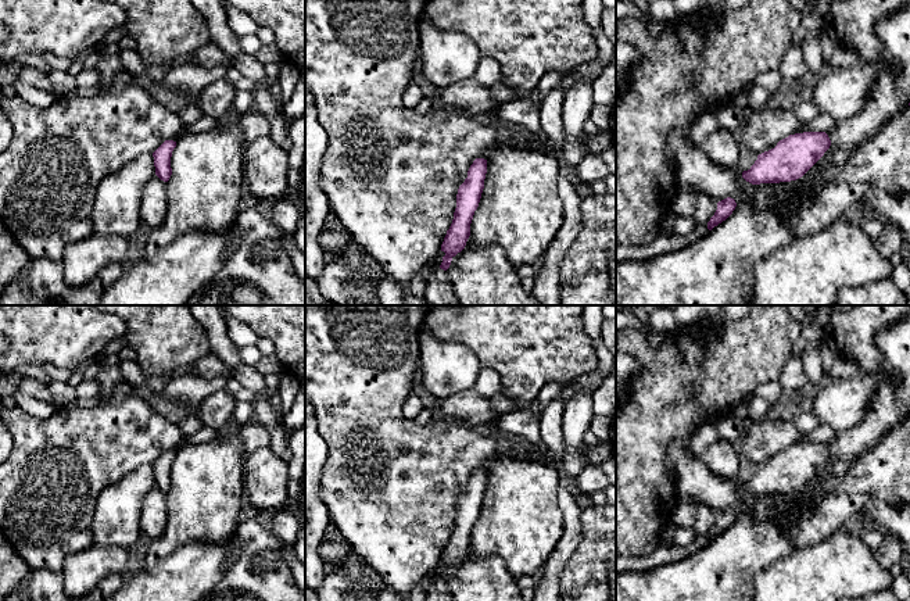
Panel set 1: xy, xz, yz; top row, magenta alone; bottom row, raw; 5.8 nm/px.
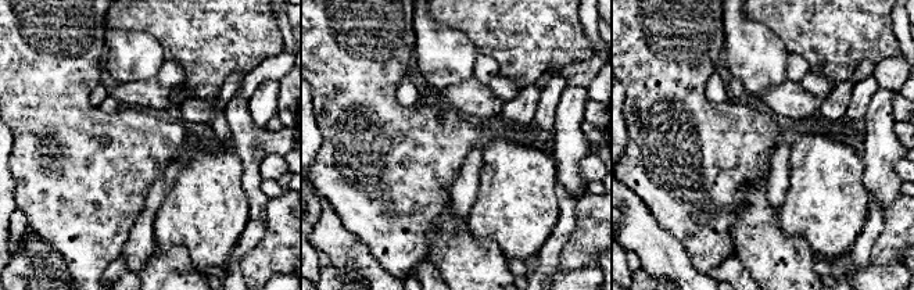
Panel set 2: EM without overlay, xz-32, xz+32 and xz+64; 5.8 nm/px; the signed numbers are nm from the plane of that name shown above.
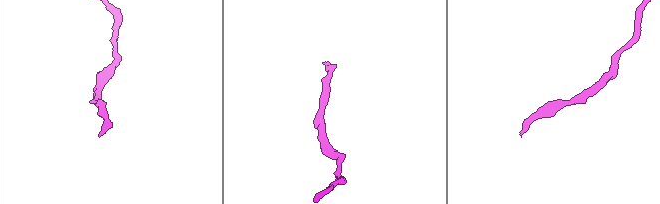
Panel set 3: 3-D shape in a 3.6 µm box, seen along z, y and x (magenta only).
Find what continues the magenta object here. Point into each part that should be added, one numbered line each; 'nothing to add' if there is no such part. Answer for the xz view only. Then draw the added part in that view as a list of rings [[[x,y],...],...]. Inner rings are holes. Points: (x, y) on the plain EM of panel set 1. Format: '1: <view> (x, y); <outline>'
nothing to add

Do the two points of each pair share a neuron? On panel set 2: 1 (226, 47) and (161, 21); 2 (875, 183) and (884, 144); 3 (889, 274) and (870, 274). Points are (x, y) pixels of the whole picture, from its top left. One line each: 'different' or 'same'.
1: same
2: same
3: same

